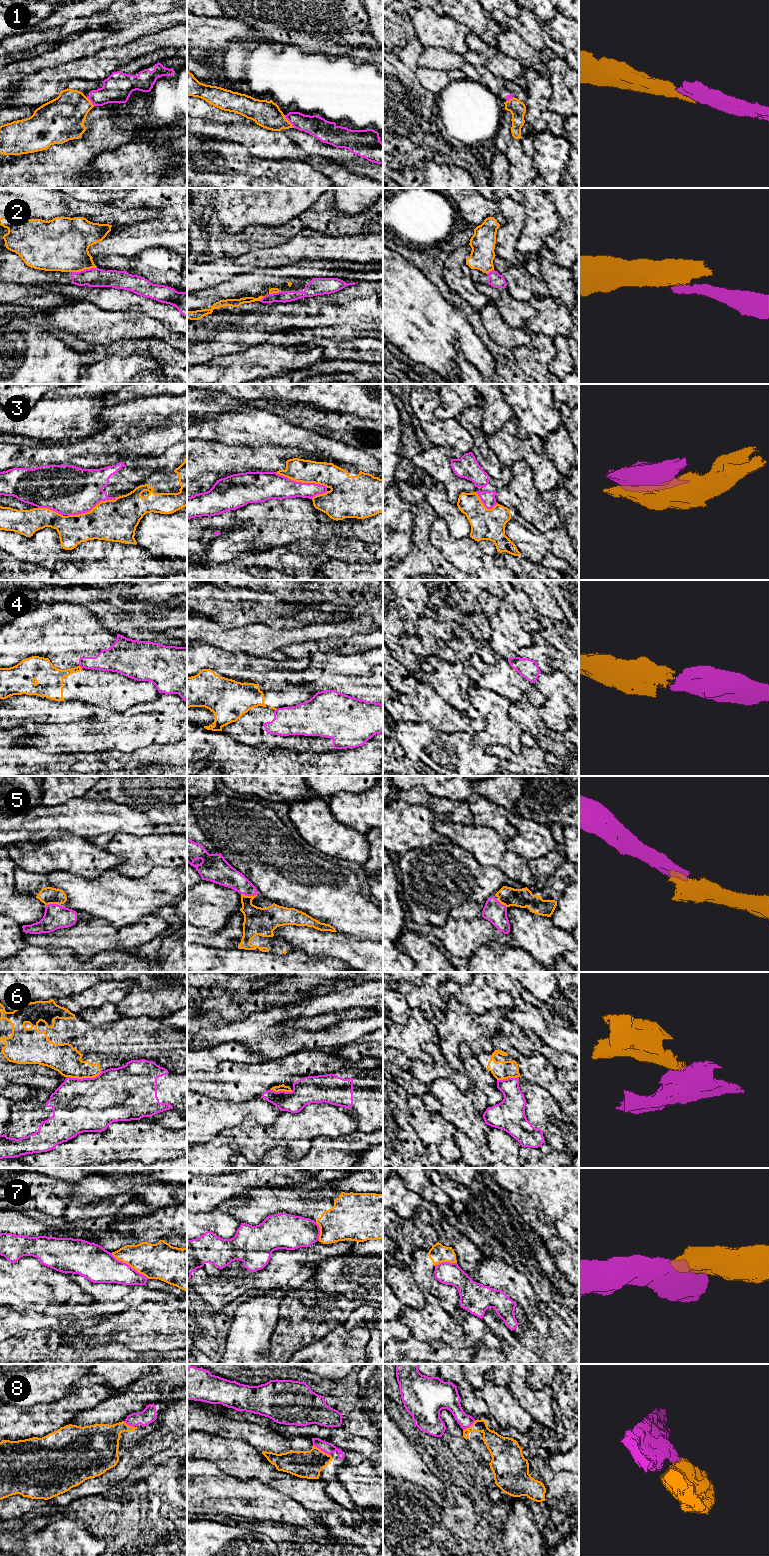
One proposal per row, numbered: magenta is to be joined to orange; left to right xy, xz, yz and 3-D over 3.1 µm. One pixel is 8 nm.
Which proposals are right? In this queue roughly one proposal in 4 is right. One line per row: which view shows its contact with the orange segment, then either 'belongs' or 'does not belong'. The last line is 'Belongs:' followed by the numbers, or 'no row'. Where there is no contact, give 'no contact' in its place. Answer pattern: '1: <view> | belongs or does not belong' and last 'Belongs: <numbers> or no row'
1: xz | does not belong
2: xy | does not belong
3: xz | does not belong
4: xy | does not belong
5: xz | belongs
6: xy | does not belong
7: xy | does not belong
8: xz | does not belong
Belongs: 5

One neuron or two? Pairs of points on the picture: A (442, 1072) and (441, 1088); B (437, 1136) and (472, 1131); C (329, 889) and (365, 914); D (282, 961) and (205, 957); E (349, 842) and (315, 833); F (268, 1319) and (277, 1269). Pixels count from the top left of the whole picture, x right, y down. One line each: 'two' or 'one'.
A: two
B: two
C: one
D: one
E: one
F: two

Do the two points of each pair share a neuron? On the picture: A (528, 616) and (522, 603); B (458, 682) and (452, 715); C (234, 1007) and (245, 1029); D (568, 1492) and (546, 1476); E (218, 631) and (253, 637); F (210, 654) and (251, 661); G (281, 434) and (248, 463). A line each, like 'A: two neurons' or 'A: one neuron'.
A: one neuron
B: two neurons
C: two neurons
D: one neuron
E: one neuron
F: one neuron
G: two neurons

